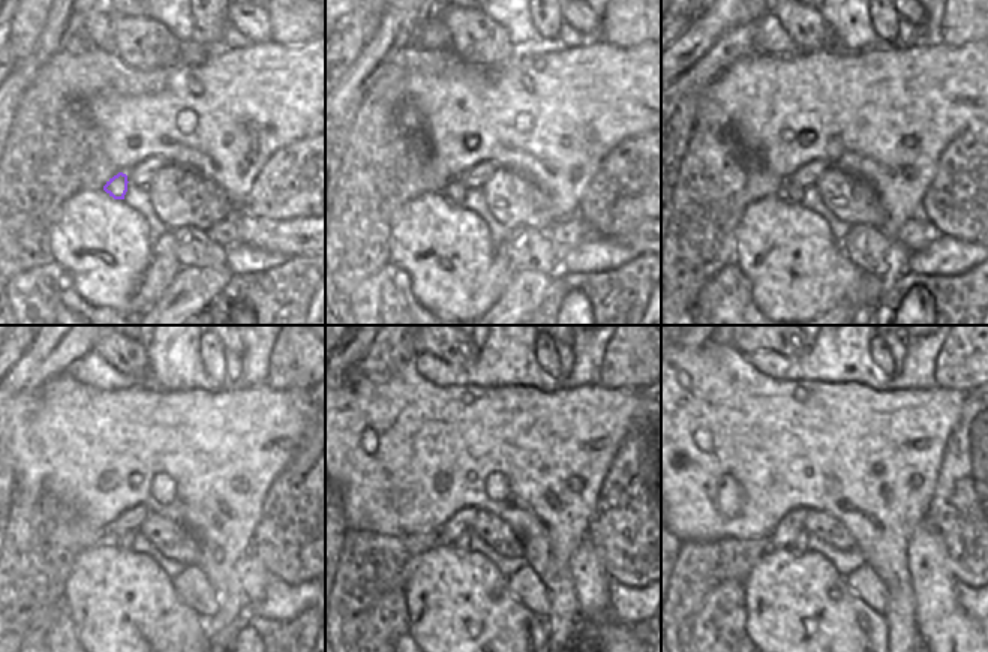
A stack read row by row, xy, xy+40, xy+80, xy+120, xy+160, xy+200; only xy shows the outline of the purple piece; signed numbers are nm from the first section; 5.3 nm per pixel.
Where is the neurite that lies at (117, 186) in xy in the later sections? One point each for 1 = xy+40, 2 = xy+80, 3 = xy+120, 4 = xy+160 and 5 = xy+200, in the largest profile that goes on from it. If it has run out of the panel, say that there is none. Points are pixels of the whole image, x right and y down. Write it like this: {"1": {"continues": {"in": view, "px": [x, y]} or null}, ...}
{"1": {"continues": {"in": "xy+40", "px": [455, 189]}}, "2": {"continues": {"in": "xy+80", "px": [792, 194]}}, "3": {"continues": {"in": "xy+120", "px": [125, 541]}}, "4": {"continues": {"in": "xy+160", "px": [462, 541]}}, "5": {"continues": {"in": "xy+200", "px": [799, 543]}}}

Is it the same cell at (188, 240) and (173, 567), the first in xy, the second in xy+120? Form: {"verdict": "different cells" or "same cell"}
{"verdict": "different cells"}

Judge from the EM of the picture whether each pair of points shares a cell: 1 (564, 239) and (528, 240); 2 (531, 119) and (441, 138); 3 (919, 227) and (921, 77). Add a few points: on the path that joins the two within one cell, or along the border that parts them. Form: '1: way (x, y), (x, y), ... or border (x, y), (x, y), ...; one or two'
1: border (546, 233), (561, 251); two
2: way (508, 119), (464, 119); one
3: border (918, 216), (913, 216), (895, 237), (904, 251); two

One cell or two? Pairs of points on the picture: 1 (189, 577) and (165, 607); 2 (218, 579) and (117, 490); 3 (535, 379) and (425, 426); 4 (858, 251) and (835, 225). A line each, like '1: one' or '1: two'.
1: two
2: one
3: two
4: two

